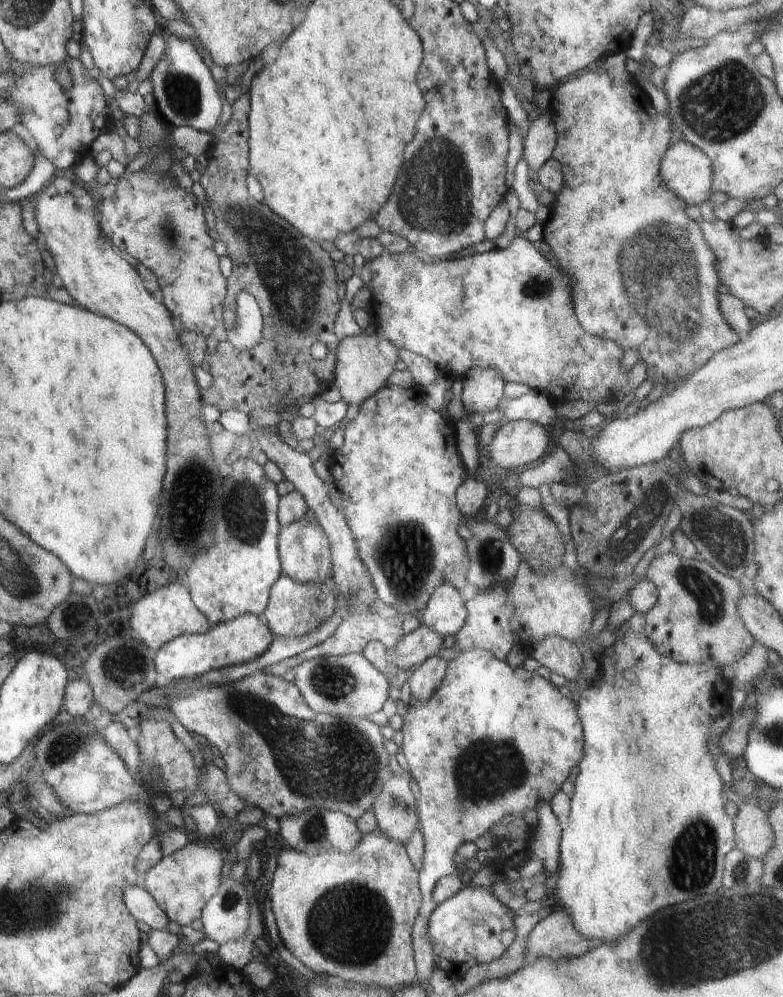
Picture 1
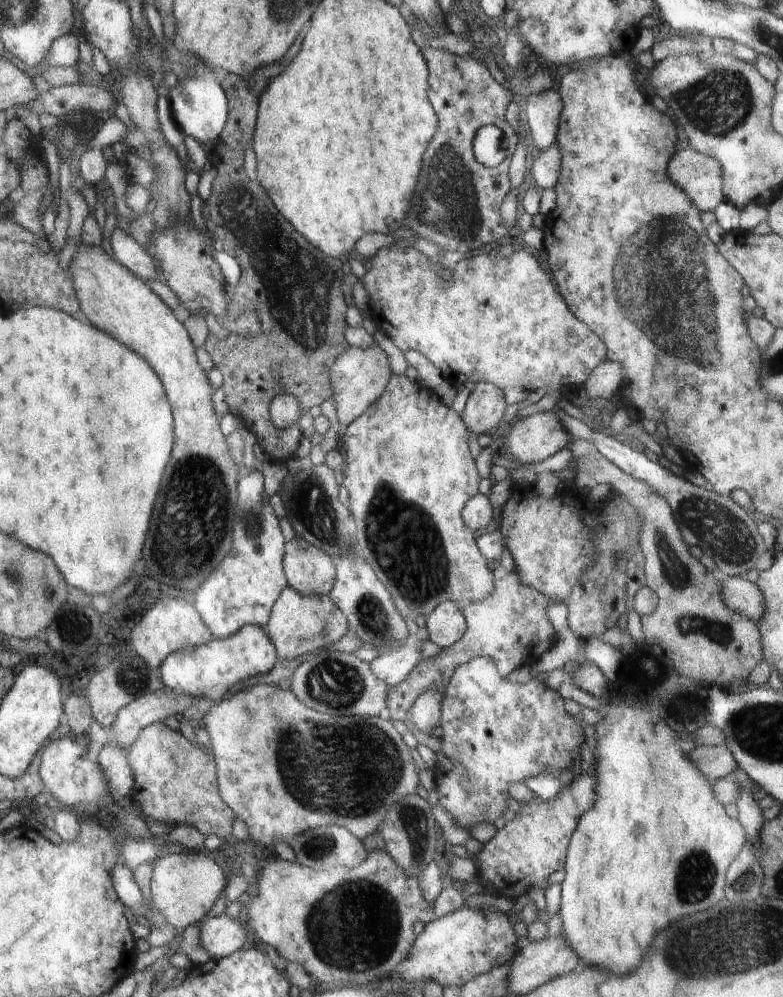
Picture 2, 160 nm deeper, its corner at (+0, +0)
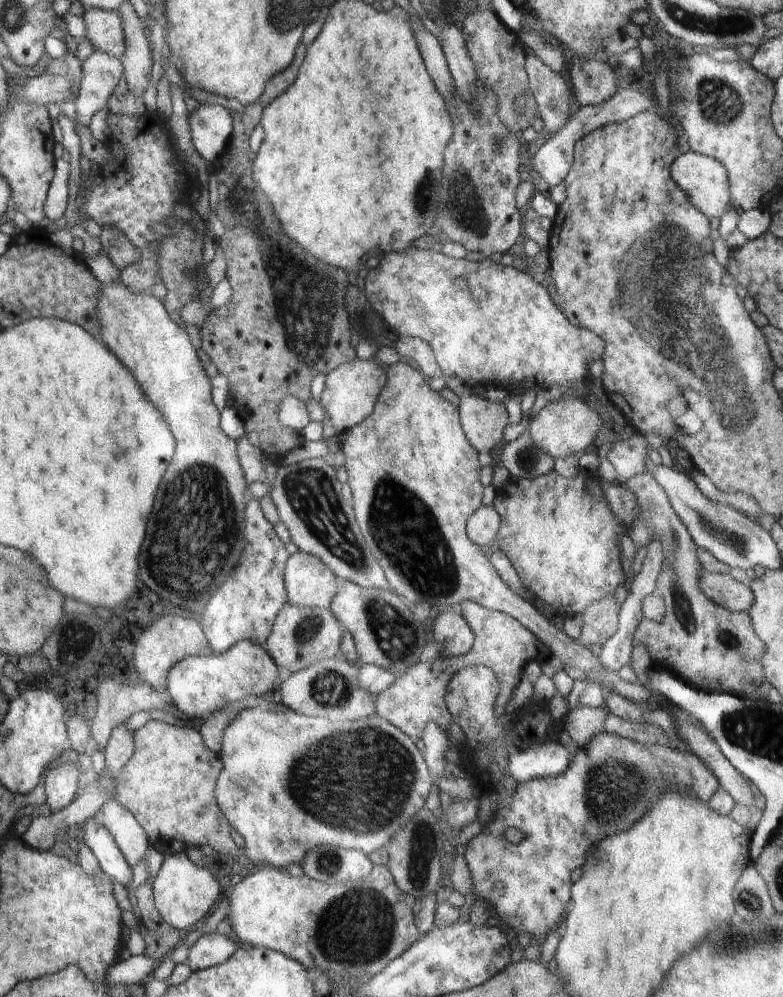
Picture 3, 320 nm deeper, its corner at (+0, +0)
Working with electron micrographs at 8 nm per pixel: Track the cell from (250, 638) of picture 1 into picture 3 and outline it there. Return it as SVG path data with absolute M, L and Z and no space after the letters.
M240 641L222 654L213 652L208 657L188 655L186 658L183 658L178 665L170 670L170 674L168 674L167 692L170 698L172 698L172 704L176 708L180 708L184 714L190 716L188 723L198 725L204 720L202 718L204 714L214 712L214 710L218 710L227 704L244 703L244 700L250 697L270 699L271 694L276 691L274 688L276 688L278 674L278 665L266 652L264 647L255 645L250 641Z

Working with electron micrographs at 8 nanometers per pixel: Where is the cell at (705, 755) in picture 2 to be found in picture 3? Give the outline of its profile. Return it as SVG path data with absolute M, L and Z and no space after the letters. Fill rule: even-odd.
M606 731L598 733L583 747L578 747L562 774L518 783L516 790L511 793L510 801L499 805L490 822L485 824L483 833L474 836L461 848L472 882L470 892L475 900L490 900L496 910L495 922L505 930L512 928L517 935L526 932L534 940L543 941L548 933L559 928L559 921L566 914L572 872L586 864L586 852L592 844L614 834L614 818L616 832L624 832L640 822L646 810L664 794L676 792L706 804L706 800L712 798L718 787L719 782L714 773L694 754L682 754L680 750L658 744L630 742L629 739L624 740L624 737ZM508 826L524 834L519 844L512 844L503 836Z

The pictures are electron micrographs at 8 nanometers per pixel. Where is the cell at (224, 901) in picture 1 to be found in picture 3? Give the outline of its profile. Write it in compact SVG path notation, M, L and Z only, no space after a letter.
M218 932L202 935L189 948L187 964L194 972L212 968L229 959L238 945L234 937L226 937Z

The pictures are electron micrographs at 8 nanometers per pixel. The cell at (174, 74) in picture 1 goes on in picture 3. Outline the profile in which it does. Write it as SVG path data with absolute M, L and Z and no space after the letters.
M201 104L188 119L195 149L207 162L216 164L231 140L231 112L222 105Z

